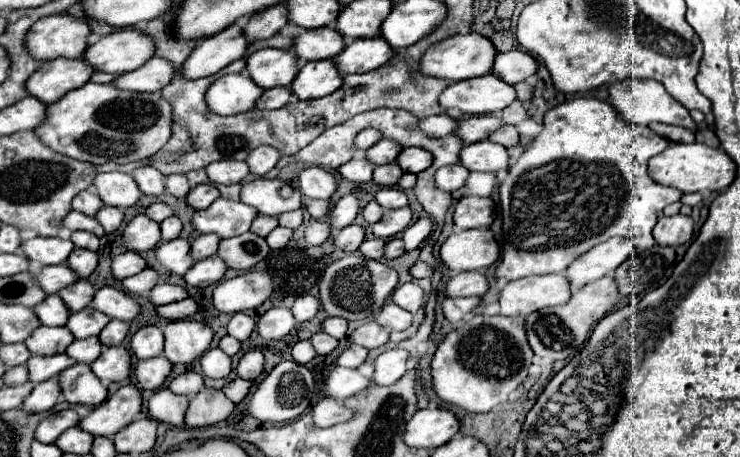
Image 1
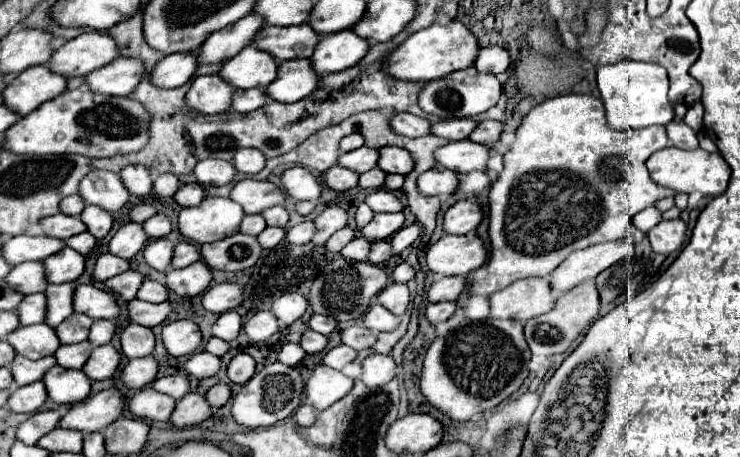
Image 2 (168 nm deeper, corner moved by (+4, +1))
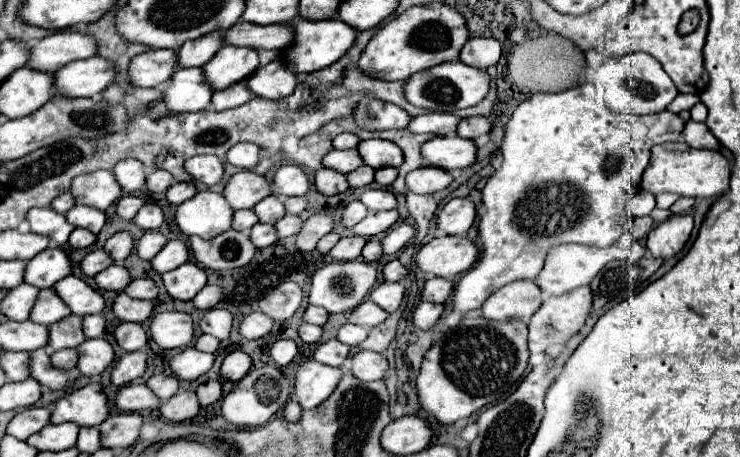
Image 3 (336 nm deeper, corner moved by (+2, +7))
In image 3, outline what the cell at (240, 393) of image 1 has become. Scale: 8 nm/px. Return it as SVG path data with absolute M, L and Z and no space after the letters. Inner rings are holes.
M208 380L206 384L198 386L196 394L198 394L200 406L210 406L210 404L214 404L222 396L222 384L218 380Z

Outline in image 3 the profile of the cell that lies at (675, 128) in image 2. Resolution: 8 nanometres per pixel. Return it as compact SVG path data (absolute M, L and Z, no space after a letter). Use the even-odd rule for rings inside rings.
M688 120L682 130L682 140L692 148L712 148L712 150L720 148L720 142L714 140L712 132L708 130L708 126L704 122Z

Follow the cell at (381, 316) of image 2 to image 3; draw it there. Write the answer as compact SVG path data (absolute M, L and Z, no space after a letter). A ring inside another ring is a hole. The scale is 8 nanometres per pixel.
M372 300L362 302L362 304L360 304L358 308L354 308L352 314L350 314L350 322L352 322L352 324L360 324L360 326L364 326L364 328L378 326L378 324L382 324L386 318L388 318L388 312L382 310L380 306L376 306L376 304L372 304Z

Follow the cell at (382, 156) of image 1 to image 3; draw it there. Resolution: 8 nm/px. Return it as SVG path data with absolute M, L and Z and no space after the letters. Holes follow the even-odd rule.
M350 148L350 150L332 150L324 156L322 160L322 166L328 166L328 168L334 168L338 172L352 172L354 168L360 168L364 166L364 160L360 156L360 152L356 148Z

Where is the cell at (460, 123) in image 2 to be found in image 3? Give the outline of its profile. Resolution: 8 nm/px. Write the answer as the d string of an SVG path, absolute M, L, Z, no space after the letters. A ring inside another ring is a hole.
M428 112L424 116L412 118L412 122L408 124L408 130L416 132L416 134L428 132L428 134L436 134L436 136L454 136L458 122L460 122L460 118L450 112Z

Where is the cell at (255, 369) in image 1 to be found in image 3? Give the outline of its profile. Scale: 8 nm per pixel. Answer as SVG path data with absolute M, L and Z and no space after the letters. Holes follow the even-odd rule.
M240 350L240 352L232 352L232 354L228 354L228 356L224 358L220 374L222 374L222 378L226 378L226 380L238 382L240 378L246 376L246 372L250 370L250 366L252 366L252 360L250 360L250 356L248 356L246 352L242 352L242 350Z

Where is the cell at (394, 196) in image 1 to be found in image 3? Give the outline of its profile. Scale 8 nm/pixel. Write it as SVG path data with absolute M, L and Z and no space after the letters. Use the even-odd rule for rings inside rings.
M372 188L372 190L366 190L360 196L360 202L364 202L366 208L372 210L372 212L376 212L376 210L392 210L392 208L398 206L396 196L388 188Z

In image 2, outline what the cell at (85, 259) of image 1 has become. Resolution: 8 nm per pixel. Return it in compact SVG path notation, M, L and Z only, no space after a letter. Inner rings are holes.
M64 246L58 254L52 254L50 258L44 260L44 272L48 284L74 282L84 272L84 256Z

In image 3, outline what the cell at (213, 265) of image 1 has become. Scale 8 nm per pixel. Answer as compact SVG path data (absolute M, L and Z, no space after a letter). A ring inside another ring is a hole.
M186 262L176 270L164 272L162 280L172 298L192 300L206 286L206 272L196 262Z

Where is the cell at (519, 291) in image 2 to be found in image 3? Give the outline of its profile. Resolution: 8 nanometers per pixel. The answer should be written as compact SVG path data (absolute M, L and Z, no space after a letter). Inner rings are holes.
M516 280L500 290L496 290L484 304L482 314L490 320L524 320L528 322L532 314L540 308L542 296L534 280Z

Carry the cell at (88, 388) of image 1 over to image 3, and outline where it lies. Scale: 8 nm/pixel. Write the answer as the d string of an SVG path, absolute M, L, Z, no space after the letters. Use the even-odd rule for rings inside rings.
M42 348L36 352L30 352L30 354L32 354L30 376L36 378L42 386L46 386L50 390L68 390L74 384L74 380L78 378L76 370L64 372L64 370L52 366L50 356Z

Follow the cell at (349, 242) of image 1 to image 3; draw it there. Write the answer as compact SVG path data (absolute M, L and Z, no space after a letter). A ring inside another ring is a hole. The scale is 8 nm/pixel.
M330 232L328 236L324 236L324 240L320 240L320 244L316 246L318 248L318 252L322 252L322 254L328 254L332 248L334 248L334 244L340 240L340 234L336 234L336 232Z

